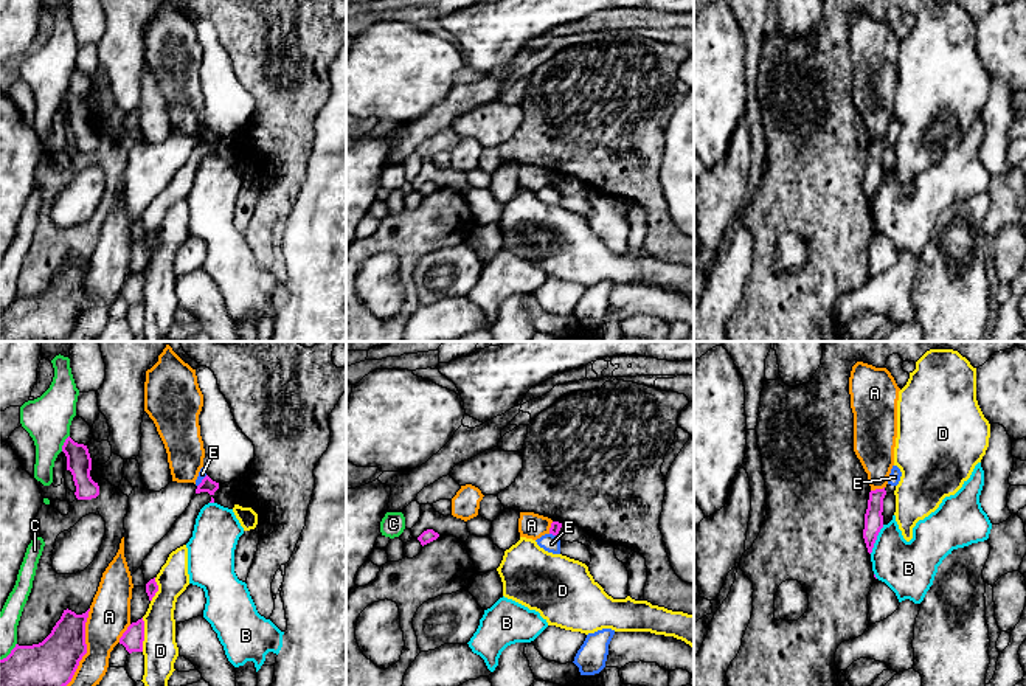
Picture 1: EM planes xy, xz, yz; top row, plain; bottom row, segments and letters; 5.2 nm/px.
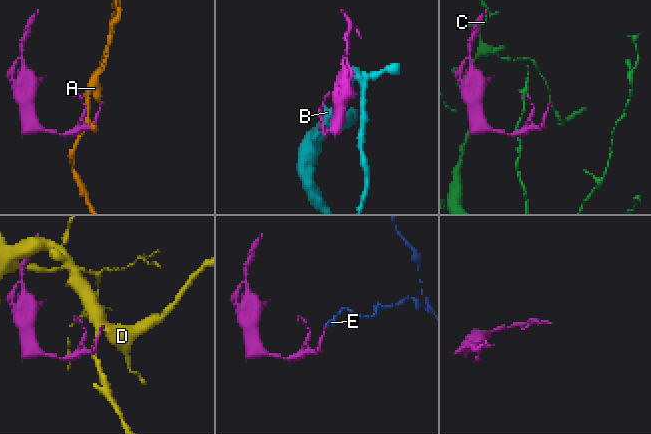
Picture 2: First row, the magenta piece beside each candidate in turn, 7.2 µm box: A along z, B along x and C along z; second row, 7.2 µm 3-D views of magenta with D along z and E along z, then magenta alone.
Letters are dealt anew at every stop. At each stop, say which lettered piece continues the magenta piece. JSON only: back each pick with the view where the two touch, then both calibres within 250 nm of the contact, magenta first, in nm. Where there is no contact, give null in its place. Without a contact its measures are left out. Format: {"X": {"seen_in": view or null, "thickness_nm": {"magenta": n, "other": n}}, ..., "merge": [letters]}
{"merge": []}

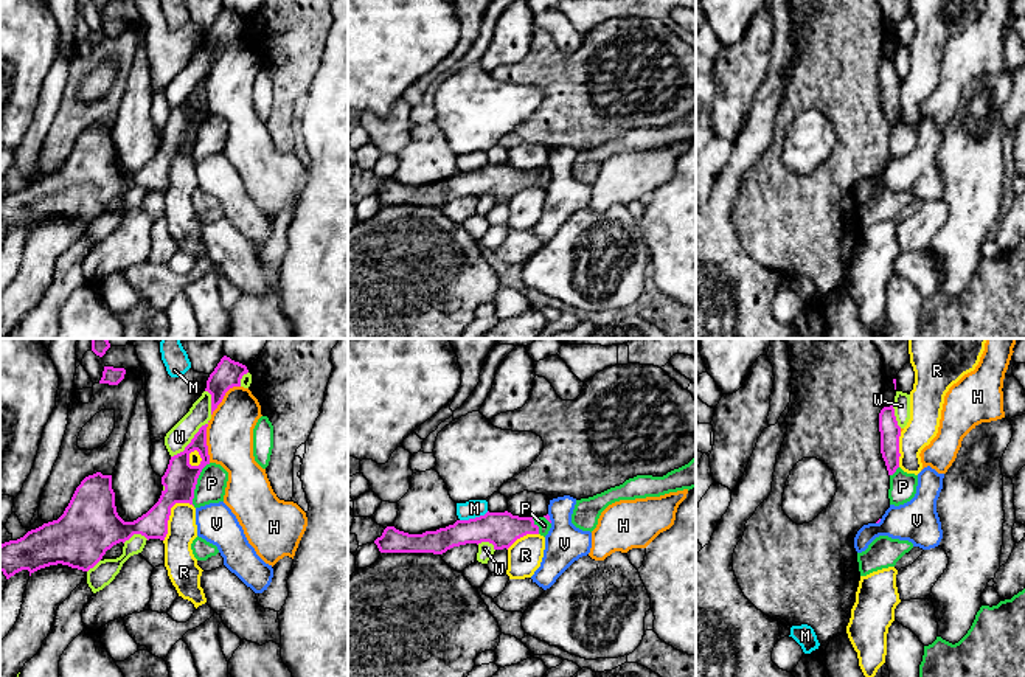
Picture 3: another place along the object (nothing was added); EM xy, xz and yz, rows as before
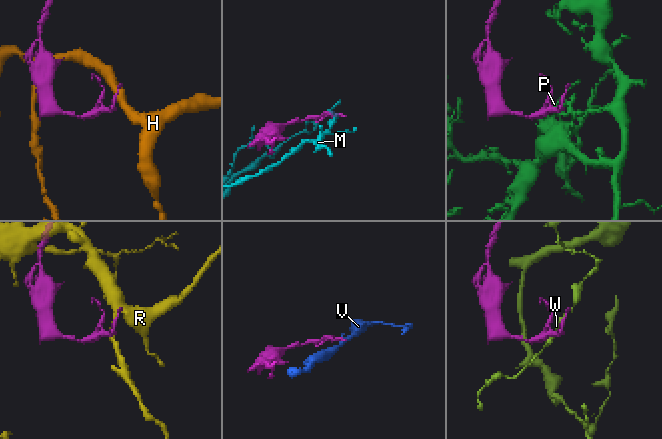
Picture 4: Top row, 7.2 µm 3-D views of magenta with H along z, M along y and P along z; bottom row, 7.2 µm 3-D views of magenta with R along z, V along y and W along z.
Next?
{"P": {"seen_in": "xy", "thickness_nm": {"magenta": 170, "other": 150}}, "merge": ["P"]}

